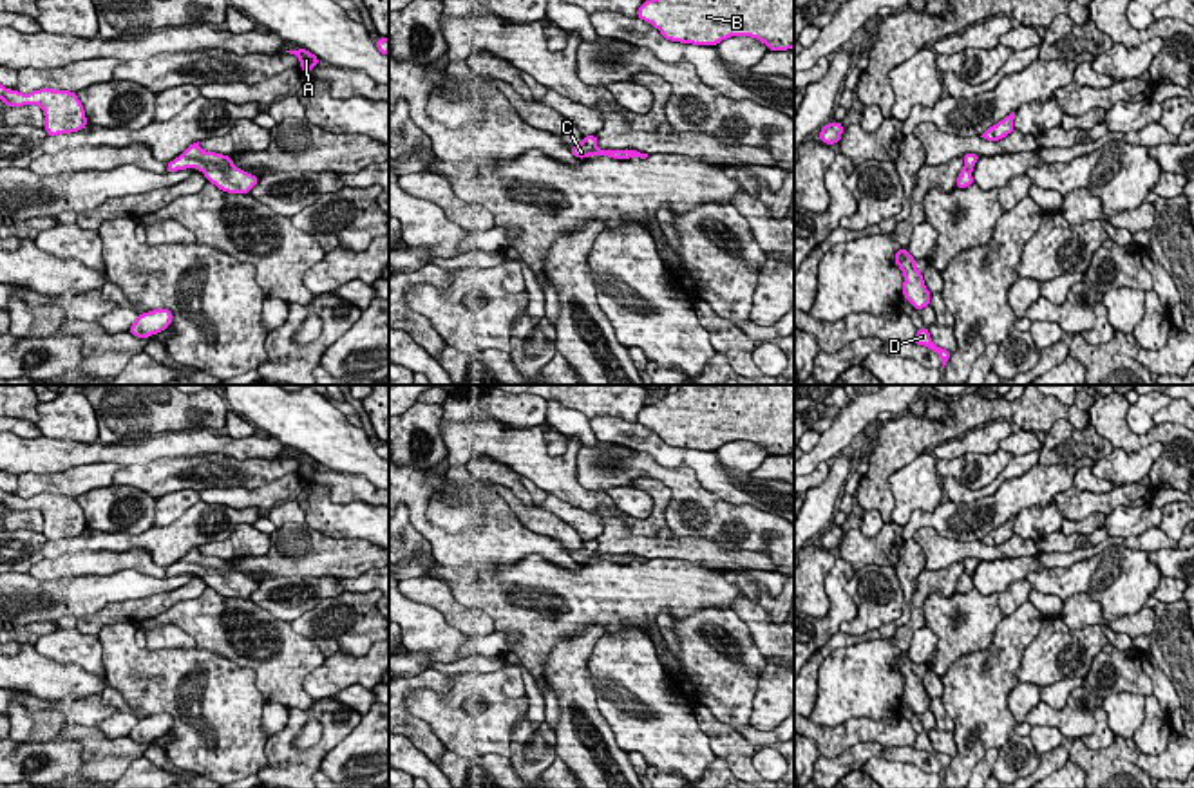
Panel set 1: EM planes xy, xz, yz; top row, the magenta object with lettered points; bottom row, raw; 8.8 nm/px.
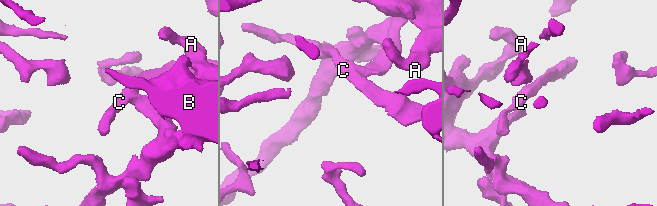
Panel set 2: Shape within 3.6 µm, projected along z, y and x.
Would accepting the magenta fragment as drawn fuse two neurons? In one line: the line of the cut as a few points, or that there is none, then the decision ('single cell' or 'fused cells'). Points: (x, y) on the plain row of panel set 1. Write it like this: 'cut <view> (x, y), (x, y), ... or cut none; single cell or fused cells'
cut none; single cell

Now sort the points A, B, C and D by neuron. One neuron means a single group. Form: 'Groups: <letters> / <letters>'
Groups: A B C D

